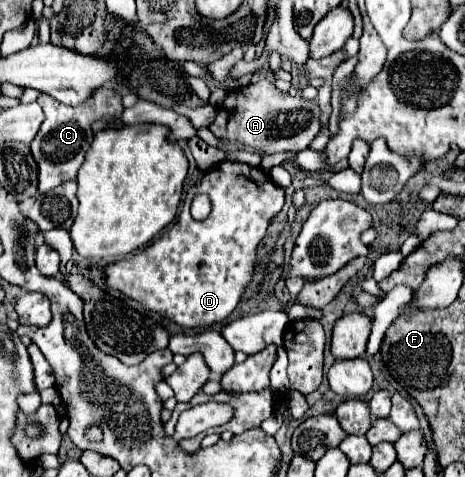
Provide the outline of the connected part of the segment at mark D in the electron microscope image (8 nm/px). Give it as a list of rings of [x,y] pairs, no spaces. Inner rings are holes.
[[[225,160],[211,168],[199,186],[193,186],[187,192],[173,228],[143,252],[105,268],[107,284],[135,298],[145,308],[161,312],[181,328],[223,322],[239,304],[255,270],[257,246],[265,236],[271,218],[283,208],[283,202],[283,190],[259,168]],[[195,194],[209,194],[213,204],[209,218],[203,222],[195,222],[189,214]]]

